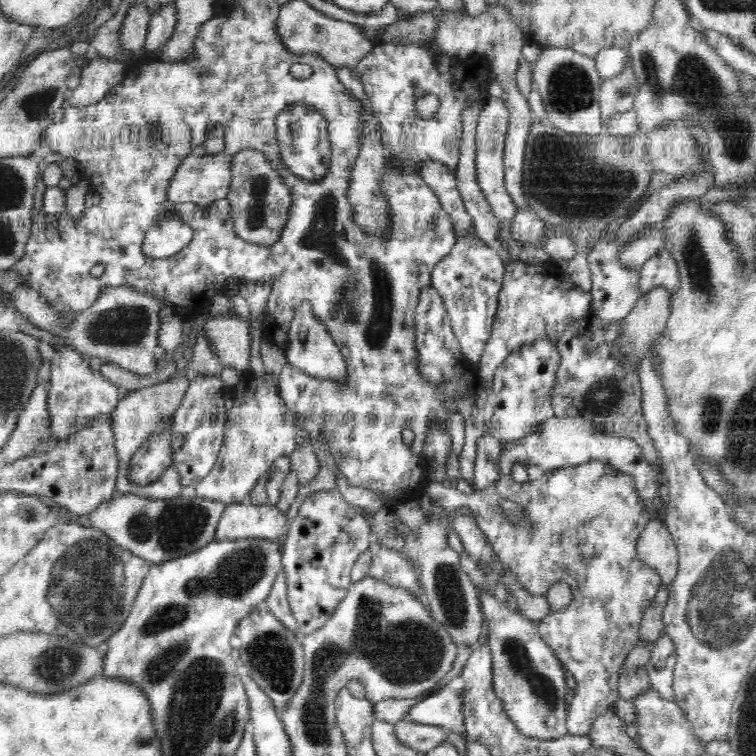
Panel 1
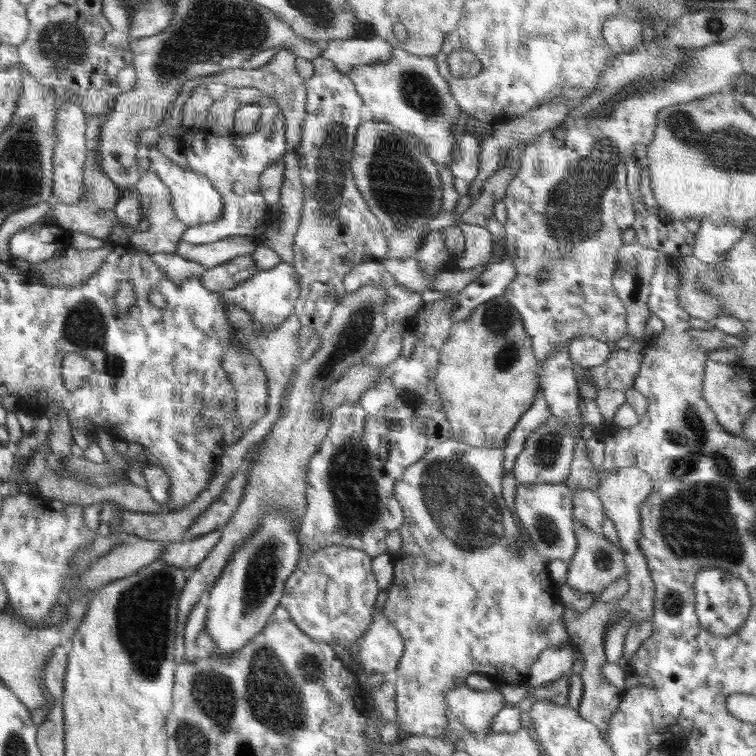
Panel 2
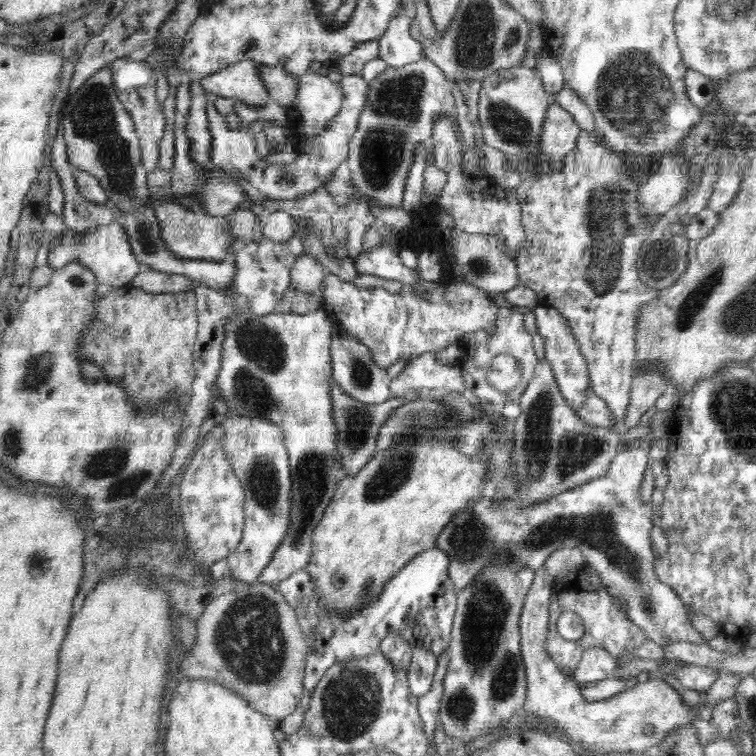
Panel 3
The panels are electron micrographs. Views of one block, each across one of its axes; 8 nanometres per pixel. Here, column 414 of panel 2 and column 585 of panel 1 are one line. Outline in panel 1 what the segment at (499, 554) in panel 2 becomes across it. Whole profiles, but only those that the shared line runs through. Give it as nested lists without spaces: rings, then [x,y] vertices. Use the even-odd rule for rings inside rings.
[[[600,460],[562,467],[547,472],[539,479],[518,484],[510,475],[502,476],[494,486],[466,495],[454,488],[454,483],[431,482],[427,493],[448,512],[465,509],[476,521],[487,541],[492,545],[496,558],[503,568],[520,581],[520,585],[533,595],[545,595],[555,582],[565,582],[572,589],[572,602],[562,610],[548,613],[536,624],[542,640],[554,651],[564,668],[576,682],[574,697],[567,707],[567,731],[572,736],[586,736],[596,720],[619,699],[619,670],[628,653],[640,641],[640,622],[647,608],[661,588],[657,572],[646,566],[638,557],[636,542],[644,526],[661,512],[652,504],[642,504],[632,476]],[[500,502],[517,502],[523,508],[527,521],[508,519]]]

